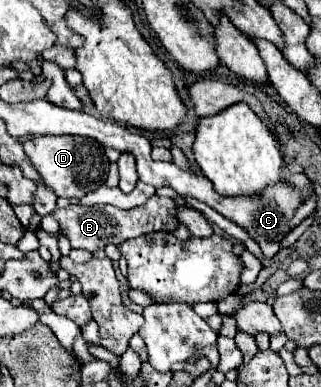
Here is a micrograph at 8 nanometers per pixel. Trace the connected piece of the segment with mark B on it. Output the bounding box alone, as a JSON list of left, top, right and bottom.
[54,197,178,251]

